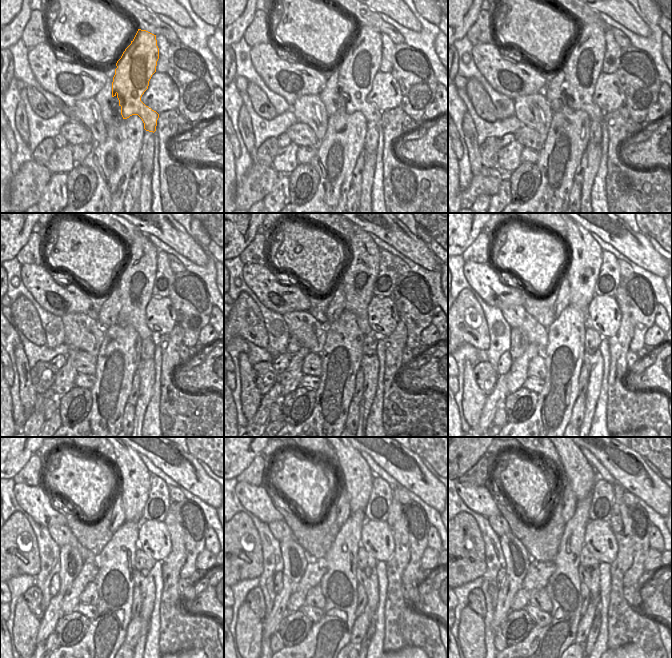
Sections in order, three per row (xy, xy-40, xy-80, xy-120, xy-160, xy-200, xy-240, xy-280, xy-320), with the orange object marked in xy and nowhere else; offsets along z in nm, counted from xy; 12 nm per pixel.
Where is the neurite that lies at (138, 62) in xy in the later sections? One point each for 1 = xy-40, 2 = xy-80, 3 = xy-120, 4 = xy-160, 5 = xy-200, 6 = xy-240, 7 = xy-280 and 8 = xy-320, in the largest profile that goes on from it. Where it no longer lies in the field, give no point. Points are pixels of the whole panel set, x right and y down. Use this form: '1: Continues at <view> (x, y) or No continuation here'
1: Continues at xy-40 (357, 69)
2: Continues at xy-80 (582, 67)
3: Continues at xy-120 (135, 284)
4: Continues at xy-160 (358, 278)
5: Continues at xy-200 (585, 260)
6: Continues at xy-240 (135, 480)
7: Continues at xy-280 (357, 477)
8: Continues at xy-320 (582, 476)

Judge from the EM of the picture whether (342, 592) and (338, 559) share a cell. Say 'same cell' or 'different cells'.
same cell

